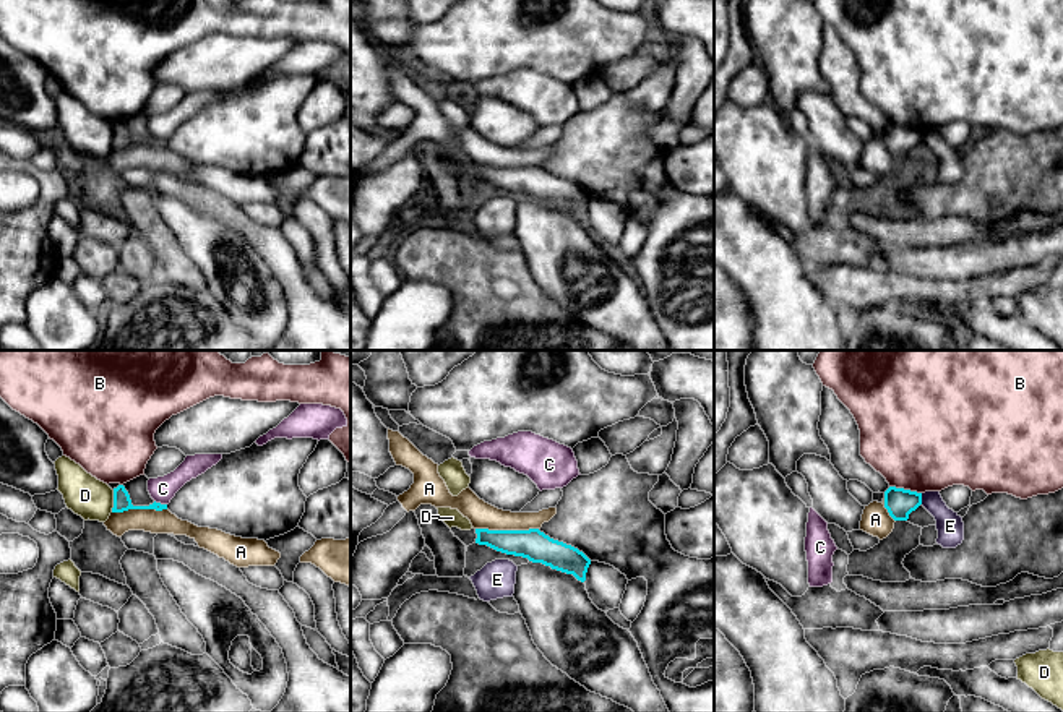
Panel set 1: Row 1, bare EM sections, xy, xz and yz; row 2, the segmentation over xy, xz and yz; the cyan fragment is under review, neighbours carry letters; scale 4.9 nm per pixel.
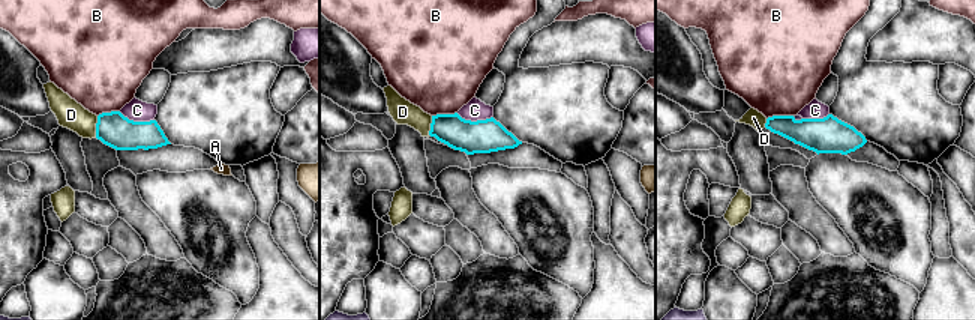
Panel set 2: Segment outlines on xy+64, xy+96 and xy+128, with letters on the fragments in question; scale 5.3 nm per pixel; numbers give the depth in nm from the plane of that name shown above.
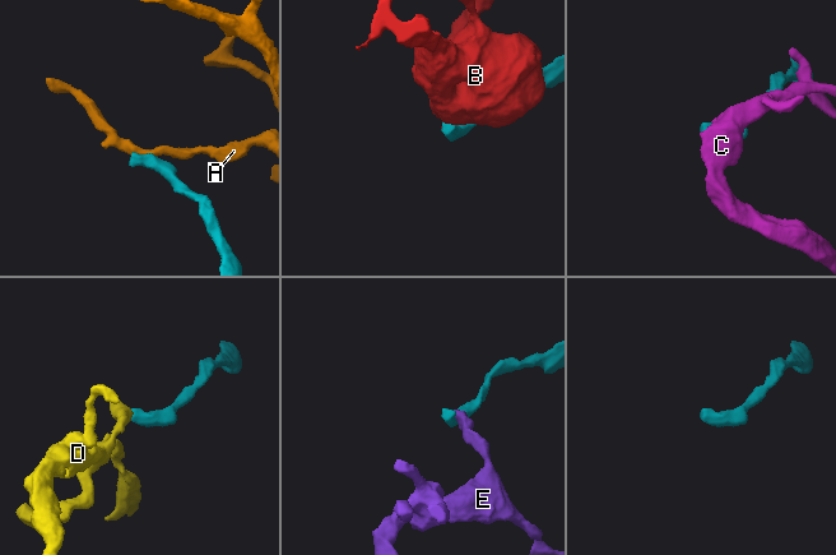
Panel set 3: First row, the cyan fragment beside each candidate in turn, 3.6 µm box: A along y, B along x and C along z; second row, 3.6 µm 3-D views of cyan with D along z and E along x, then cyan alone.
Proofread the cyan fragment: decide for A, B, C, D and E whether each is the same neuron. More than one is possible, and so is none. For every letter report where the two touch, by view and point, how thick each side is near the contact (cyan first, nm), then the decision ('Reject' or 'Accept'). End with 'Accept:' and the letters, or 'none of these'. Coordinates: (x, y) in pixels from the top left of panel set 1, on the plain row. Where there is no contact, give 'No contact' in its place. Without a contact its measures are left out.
A: Touches cyan at xz (507, 167). Thickness 150 nm (cyan) against 130 nm. Reject
B: Touches cyan at yz (906, 127). Thickness 140 nm (cyan) against 480 nm. Reject
C: Touches cyan at xy (159, 140). Thickness 90 nm (cyan) against 130 nm. Reject
D: Touches cyan at xy (114, 138). Thickness 90 nm (cyan) against 200 nm. Reject
E: Touches cyan at yz (920, 135). Thickness 140 nm (cyan) against 140 nm. Reject
Accept: none of these

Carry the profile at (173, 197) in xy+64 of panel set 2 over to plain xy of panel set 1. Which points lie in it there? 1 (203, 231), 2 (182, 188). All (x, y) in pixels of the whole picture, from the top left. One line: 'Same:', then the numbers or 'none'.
Same: 1

